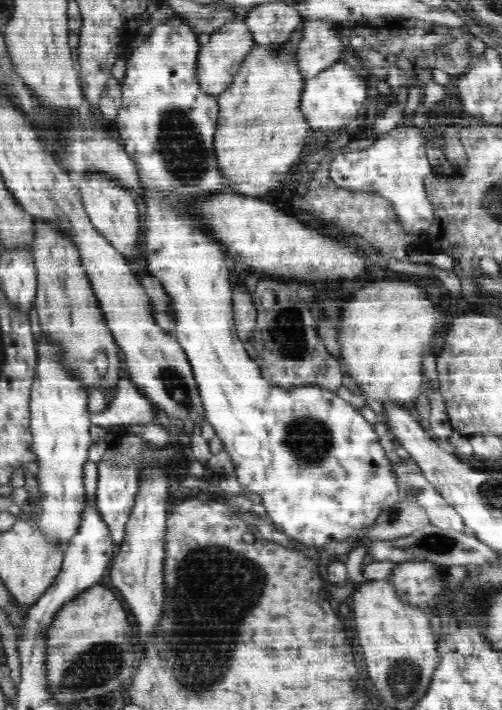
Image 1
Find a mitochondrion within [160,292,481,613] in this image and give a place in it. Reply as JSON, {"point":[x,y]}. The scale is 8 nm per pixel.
{"point":[309,438]}

